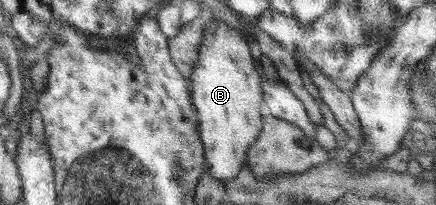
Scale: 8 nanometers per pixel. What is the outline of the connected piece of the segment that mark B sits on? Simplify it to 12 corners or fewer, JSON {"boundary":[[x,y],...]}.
{"boundary":[[203,32],[192,100],[209,173],[234,179],[263,123],[243,32]]}

